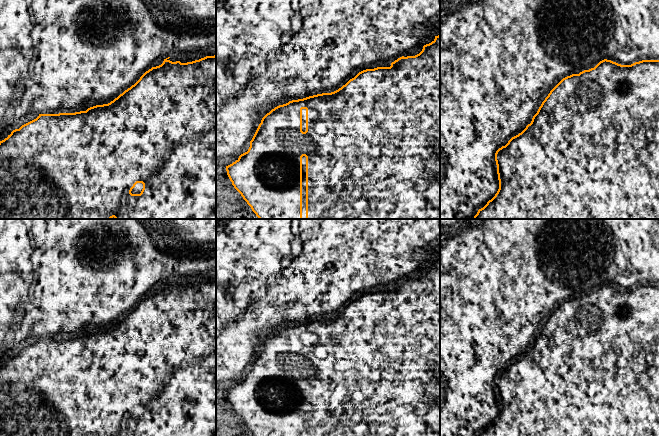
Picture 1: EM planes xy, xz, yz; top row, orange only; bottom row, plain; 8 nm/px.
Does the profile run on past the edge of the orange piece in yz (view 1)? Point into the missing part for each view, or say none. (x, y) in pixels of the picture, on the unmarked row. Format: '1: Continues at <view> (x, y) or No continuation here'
1: No continuation here

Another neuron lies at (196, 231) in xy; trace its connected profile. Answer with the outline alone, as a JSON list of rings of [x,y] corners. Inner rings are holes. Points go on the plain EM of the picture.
[[[169,219],[179,237],[189,243],[216,244],[216,219]]]

